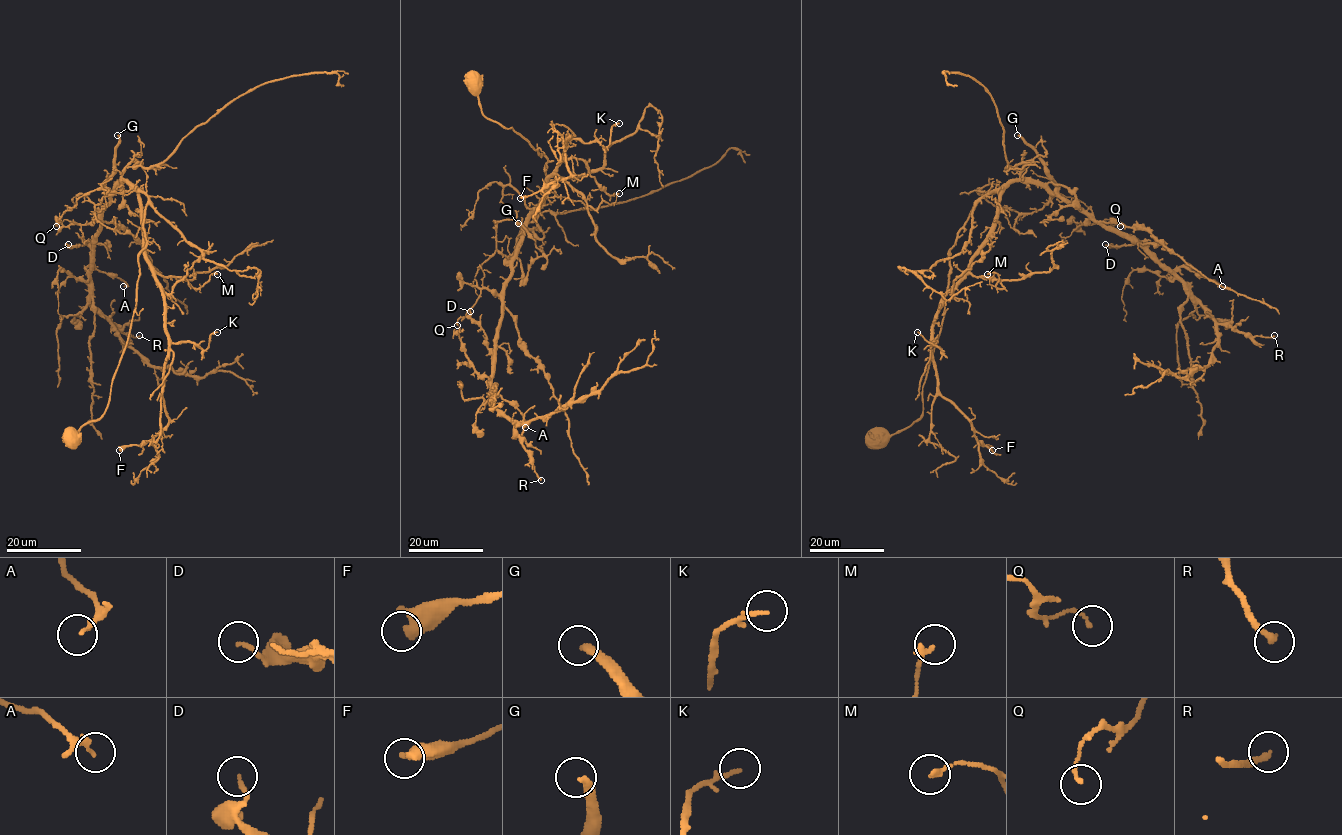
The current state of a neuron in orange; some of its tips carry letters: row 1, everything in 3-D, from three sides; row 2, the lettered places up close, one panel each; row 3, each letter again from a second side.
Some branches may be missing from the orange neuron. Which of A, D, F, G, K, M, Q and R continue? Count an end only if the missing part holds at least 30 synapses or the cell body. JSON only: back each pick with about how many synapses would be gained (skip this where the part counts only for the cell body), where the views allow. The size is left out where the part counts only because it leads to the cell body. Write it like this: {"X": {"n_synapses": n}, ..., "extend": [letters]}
{"G": {"n_synapses": 110}, "extend": ["G"]}

